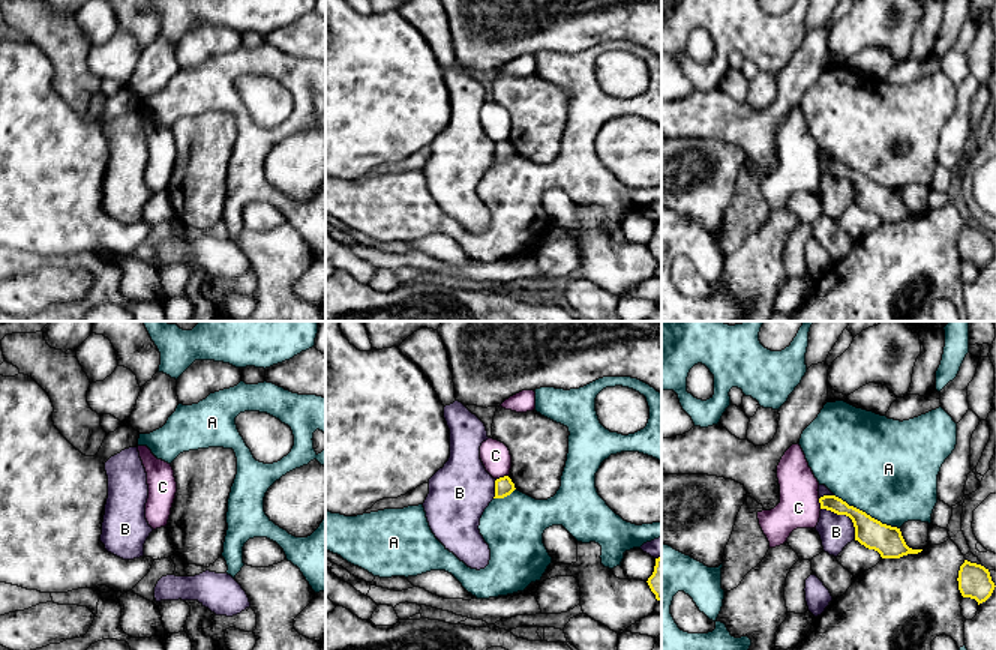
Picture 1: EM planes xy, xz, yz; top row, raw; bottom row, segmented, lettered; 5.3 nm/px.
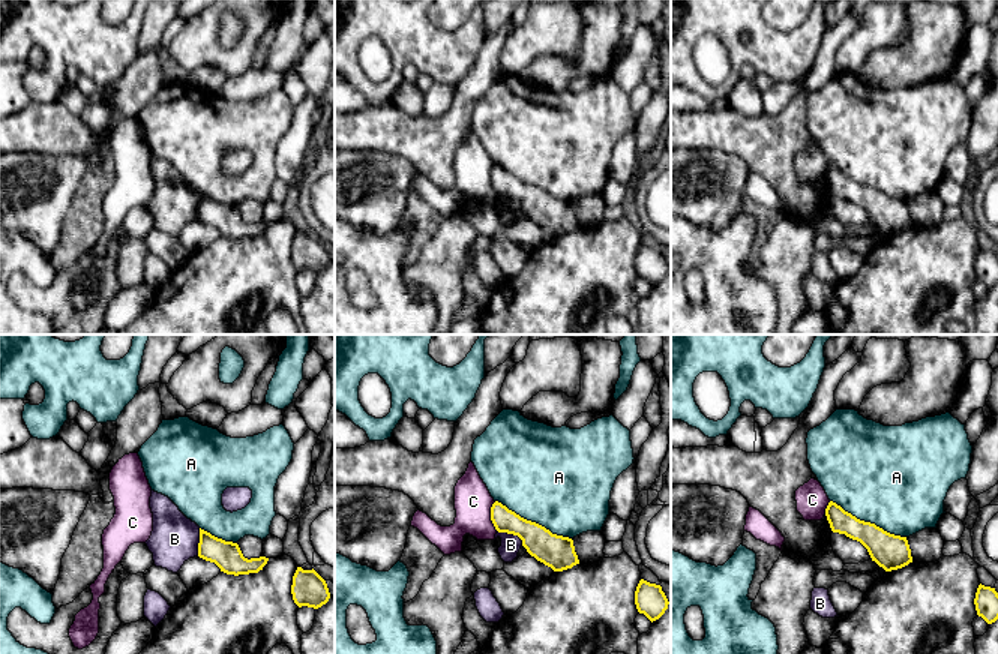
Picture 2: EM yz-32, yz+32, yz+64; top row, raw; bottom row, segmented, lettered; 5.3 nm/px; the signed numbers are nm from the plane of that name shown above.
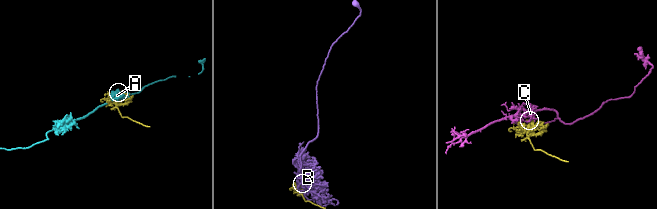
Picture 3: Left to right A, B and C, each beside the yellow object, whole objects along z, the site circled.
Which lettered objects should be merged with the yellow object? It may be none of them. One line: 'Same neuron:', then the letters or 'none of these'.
Same neuron: none of these

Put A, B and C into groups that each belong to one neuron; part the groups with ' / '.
A / B / C

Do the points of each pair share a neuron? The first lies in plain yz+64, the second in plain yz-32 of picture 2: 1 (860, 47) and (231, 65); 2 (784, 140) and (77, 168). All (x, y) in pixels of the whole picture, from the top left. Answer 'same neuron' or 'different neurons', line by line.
1: same neuron
2: different neurons

